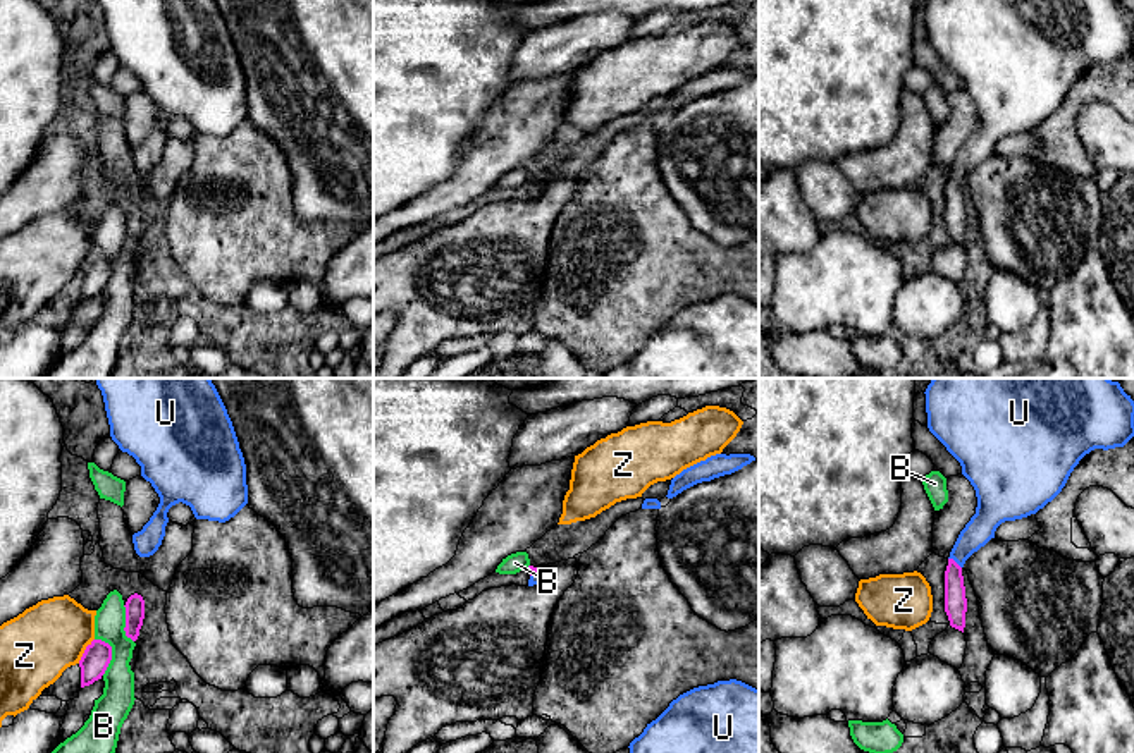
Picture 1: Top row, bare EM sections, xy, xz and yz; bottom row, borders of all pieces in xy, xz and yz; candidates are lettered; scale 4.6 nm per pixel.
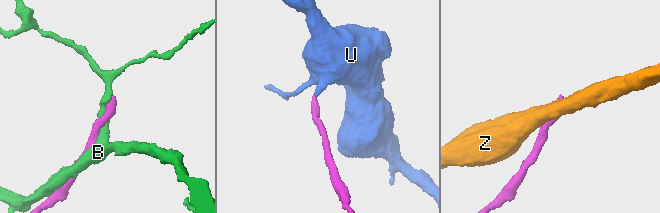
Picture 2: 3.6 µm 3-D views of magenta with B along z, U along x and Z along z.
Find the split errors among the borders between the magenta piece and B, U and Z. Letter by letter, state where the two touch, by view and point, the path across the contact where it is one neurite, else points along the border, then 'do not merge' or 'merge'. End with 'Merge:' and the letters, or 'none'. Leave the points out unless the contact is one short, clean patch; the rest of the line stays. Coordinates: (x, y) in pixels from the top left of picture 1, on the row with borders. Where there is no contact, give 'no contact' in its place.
B: xy (110, 654) | do not merge
U: yz (955, 563) | across yz (955, 604), (955, 563), (966, 544), (979, 530) | merge
Z: xy (85, 650) | along xy (93, 638), (78, 662) | do not merge
Merge: U

